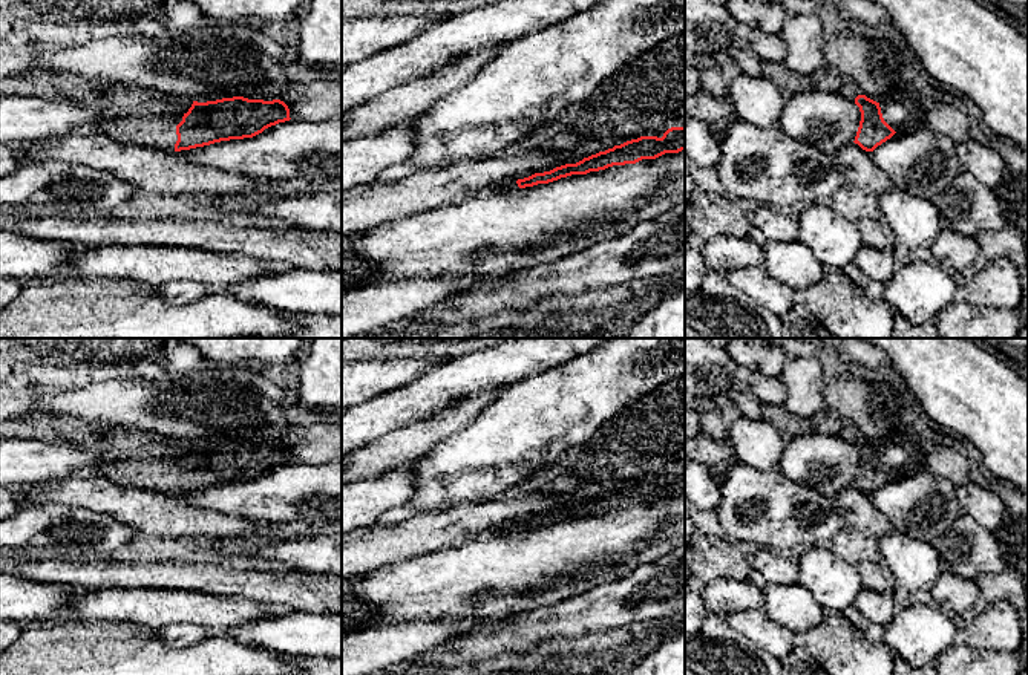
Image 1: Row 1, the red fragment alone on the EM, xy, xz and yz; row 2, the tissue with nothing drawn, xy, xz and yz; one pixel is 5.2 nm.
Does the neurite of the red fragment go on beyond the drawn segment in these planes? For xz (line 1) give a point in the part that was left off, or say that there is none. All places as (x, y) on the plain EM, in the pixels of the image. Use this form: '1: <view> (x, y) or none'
1: xz (512, 528)

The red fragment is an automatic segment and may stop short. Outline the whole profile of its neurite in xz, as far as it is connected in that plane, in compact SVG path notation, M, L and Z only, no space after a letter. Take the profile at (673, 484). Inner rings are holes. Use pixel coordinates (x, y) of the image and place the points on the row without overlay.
M671 470L662 481L640 479L614 488L605 494L599 494L576 507L565 507L550 514L535 516L529 520L510 523L492 534L507 536L518 531L533 530L538 527L548 527L571 517L587 517L590 514L605 513L613 508L636 507L642 502L656 502L665 496L679 496L685 493L685 470Z

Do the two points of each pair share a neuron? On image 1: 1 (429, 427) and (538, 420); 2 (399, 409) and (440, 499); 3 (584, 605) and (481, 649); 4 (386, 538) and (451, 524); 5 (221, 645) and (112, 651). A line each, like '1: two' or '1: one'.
1: two
2: two
3: one
4: one
5: one

